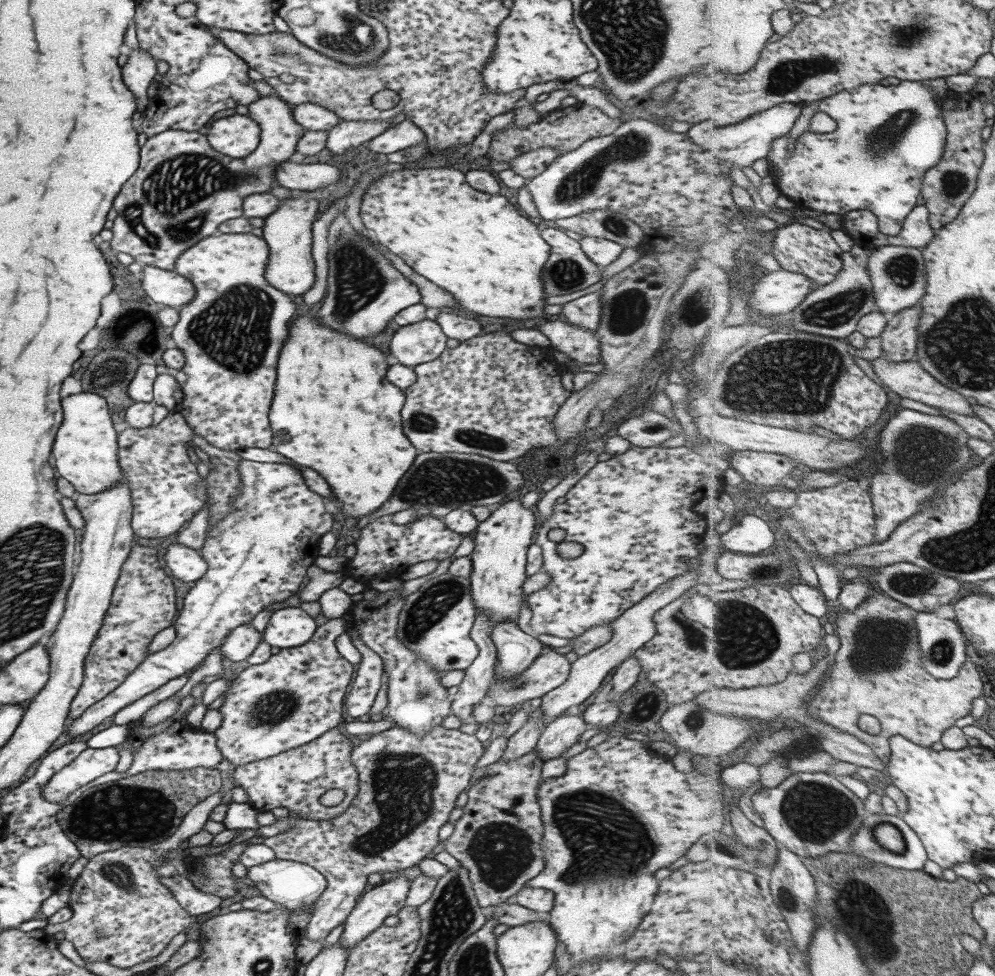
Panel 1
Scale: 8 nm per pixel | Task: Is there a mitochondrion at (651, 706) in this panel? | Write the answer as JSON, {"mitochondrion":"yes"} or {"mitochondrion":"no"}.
{"mitochondrion":"no"}

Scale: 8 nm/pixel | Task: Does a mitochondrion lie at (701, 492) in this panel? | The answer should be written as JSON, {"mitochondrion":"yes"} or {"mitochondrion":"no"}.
{"mitochondrion":"no"}

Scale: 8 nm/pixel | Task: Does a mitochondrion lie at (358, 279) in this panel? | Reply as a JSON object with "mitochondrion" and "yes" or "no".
{"mitochondrion":"yes"}

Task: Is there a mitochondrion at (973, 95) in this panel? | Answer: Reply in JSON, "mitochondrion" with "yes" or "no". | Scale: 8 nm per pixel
{"mitochondrion":"no"}

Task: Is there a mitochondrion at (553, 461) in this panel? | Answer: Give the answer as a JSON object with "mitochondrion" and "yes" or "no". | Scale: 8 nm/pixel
{"mitochondrion":"no"}

